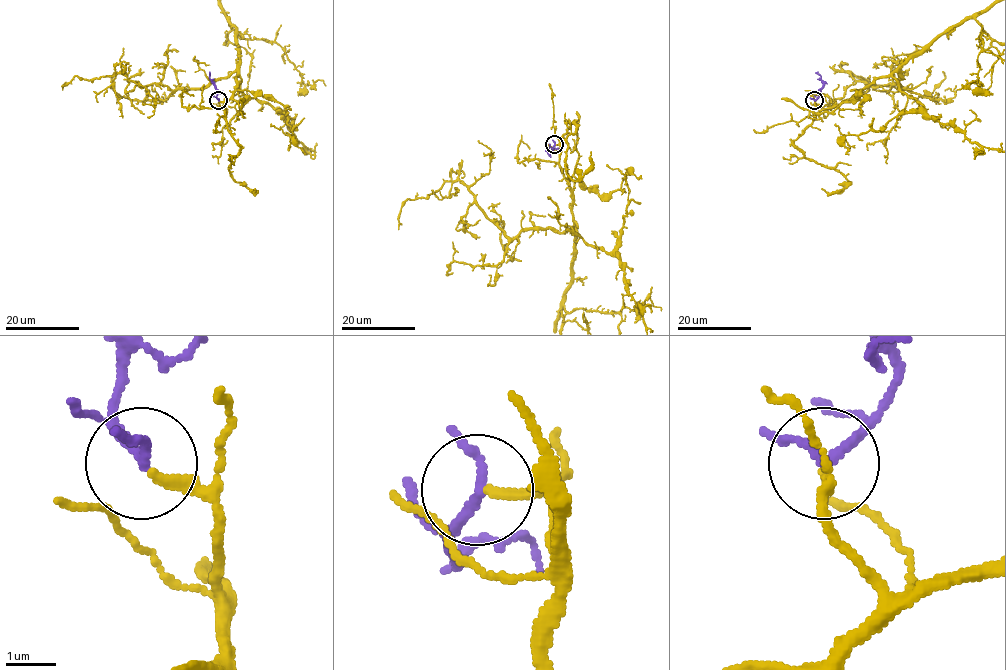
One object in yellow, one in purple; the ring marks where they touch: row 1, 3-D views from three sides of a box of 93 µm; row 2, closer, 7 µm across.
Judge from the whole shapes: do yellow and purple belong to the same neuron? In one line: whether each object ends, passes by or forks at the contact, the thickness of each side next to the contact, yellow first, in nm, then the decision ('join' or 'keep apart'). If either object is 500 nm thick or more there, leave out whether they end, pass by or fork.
yellow ends | purple passes by | 200/160 nm | join

